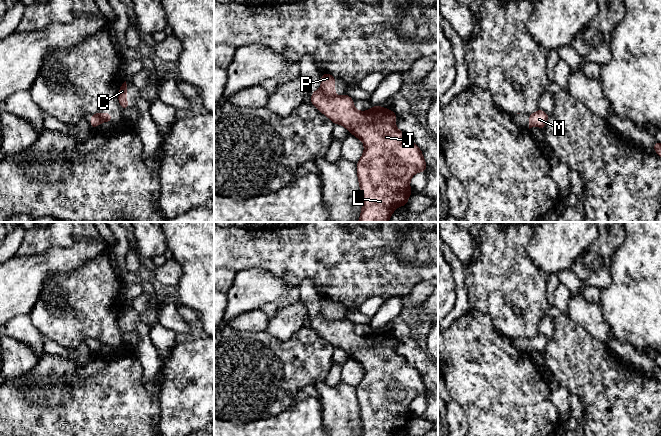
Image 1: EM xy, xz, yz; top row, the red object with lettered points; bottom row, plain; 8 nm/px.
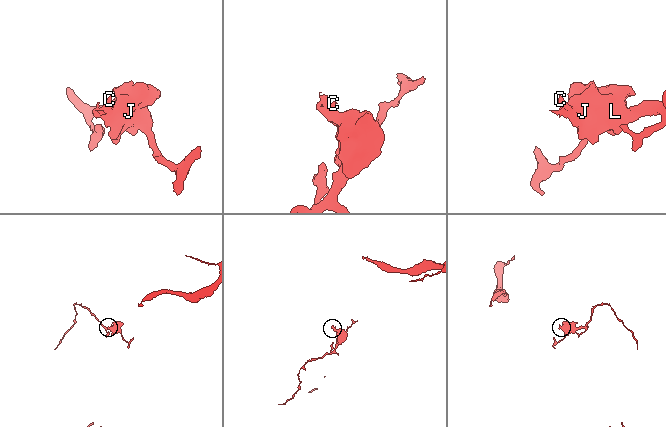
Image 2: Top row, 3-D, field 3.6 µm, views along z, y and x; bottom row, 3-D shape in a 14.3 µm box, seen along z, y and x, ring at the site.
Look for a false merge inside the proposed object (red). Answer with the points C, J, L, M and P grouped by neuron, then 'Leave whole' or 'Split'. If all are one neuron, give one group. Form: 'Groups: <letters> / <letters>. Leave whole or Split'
Groups: C J L M / P. Split

